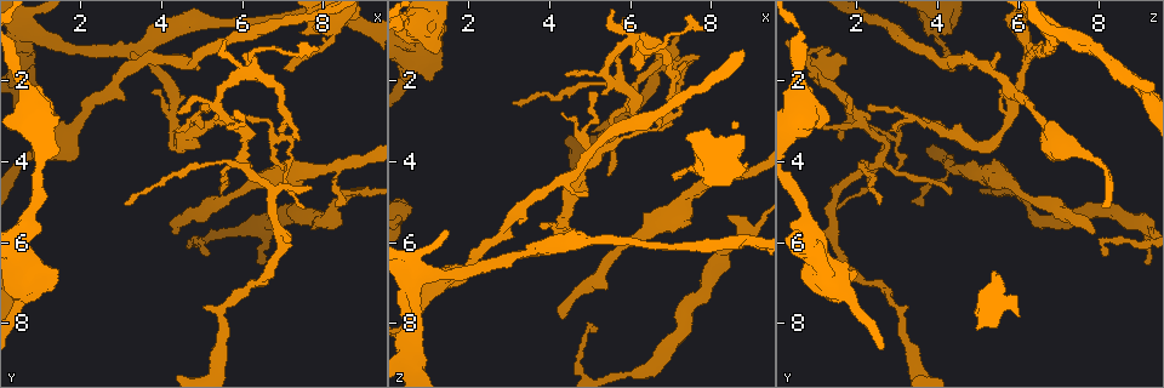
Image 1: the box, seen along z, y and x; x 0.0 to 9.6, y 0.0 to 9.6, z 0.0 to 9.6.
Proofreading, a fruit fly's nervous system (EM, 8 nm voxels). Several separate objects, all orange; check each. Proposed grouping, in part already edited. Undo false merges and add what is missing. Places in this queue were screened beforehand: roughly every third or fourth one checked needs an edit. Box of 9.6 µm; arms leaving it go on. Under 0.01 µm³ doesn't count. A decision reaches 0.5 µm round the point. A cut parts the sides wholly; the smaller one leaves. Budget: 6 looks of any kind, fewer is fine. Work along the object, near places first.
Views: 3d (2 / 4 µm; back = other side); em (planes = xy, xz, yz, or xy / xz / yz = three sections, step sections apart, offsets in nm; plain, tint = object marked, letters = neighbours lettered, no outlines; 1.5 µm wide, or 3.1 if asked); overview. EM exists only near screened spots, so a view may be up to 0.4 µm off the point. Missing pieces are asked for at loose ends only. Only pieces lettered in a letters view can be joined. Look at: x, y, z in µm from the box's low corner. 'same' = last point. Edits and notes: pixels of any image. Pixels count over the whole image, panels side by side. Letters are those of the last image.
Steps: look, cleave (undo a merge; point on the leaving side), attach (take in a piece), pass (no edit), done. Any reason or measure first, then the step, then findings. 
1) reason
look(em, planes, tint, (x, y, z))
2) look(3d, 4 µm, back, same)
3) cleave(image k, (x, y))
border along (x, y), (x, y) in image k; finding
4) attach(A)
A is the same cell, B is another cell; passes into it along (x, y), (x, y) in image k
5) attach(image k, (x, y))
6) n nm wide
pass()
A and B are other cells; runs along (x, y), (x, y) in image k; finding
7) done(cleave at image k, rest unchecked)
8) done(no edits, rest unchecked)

free end
look(em, planes, letters, (8.40, 4.75, 5.40))

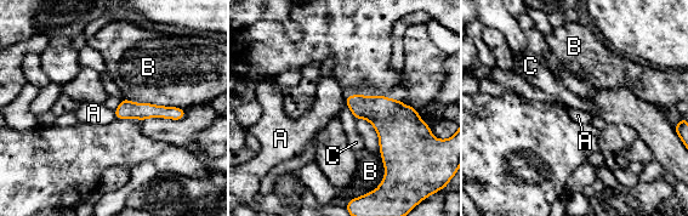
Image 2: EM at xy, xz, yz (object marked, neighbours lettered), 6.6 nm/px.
130 nm wide
pass()
A, B and C are other cells; border along (345, 102), (356, 118) in image 2; none of them fits

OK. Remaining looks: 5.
thin end
look(em, xz, step 8, tint, (7.10, 1.65, 4.50))

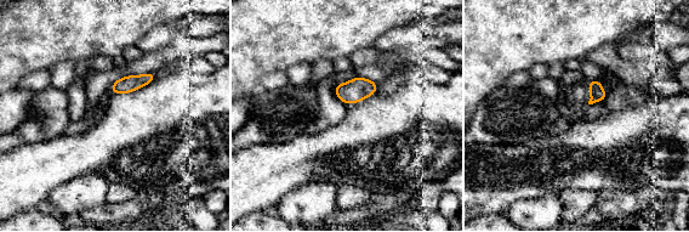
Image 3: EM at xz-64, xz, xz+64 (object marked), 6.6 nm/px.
what lies round it
look(em, xz, step 8, letters, same)

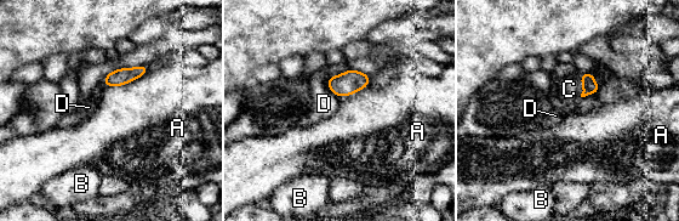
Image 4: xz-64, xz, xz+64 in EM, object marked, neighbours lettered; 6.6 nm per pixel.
pass()
A, B, C and D are other cells; border along (146, 72), (125, 84), (107, 88) in image 4; no lettered piece goes on from it

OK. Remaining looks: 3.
a fork
look(3d, 2 µm, (7.00, 3.45, 2.95))

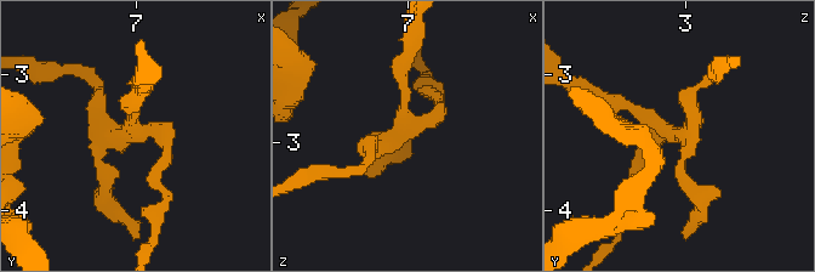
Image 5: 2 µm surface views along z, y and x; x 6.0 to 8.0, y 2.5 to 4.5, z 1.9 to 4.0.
now the EM
look(em, xz, step 4, tint, (6.96, 3.44, 2.88))

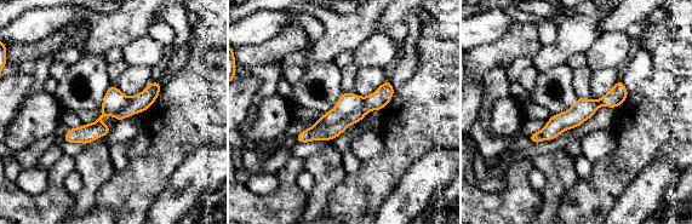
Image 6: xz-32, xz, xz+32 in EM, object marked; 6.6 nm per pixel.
cut it another way
look(em, planes, letters, same)

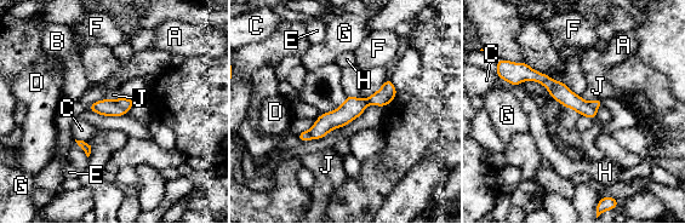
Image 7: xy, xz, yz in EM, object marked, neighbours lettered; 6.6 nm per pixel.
cleave(image 7, (127, 103))
A, B, C, D, E, F, G, H and J are other cells; border along (115, 101), (127, 109) in image 7; a second cell is stuck on

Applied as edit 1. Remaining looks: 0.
done(cleave at image 7, rest unchecked)

